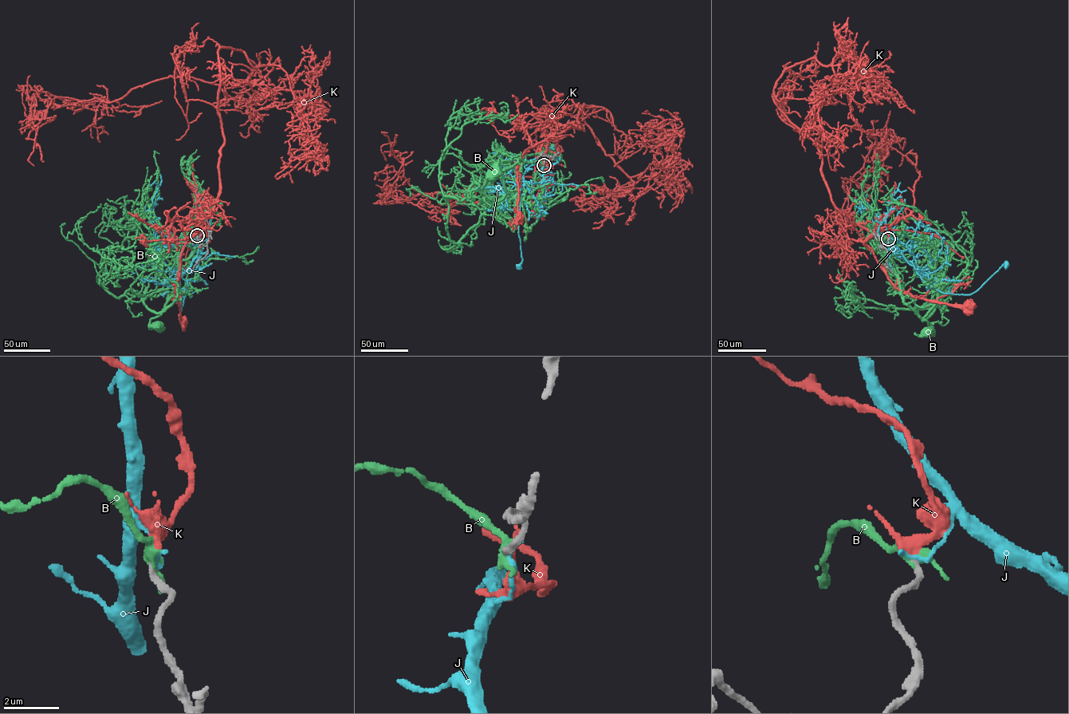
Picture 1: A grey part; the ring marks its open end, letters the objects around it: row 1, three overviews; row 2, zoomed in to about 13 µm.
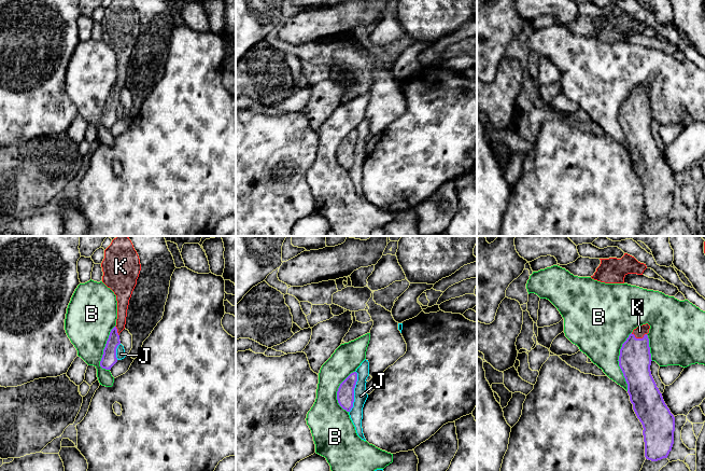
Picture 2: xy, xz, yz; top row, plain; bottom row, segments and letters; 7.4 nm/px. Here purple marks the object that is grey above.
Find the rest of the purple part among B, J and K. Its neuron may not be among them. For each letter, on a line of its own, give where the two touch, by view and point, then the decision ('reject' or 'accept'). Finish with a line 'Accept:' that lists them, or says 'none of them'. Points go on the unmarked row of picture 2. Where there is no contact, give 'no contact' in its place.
B: yz (618, 119) | reject
J: xz (353, 150) | reject
K: yz (638, 97) | accept
Accept: K

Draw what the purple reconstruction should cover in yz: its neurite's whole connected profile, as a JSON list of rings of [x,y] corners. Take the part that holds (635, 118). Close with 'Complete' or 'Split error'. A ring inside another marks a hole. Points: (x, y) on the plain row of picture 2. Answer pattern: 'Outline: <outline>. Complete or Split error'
Outline: [[[646,82],[633,88],[622,102],[618,120],[633,168],[644,186],[645,216],[658,220],[667,217],[672,209],[675,176],[651,134],[649,87]]]. Split error

